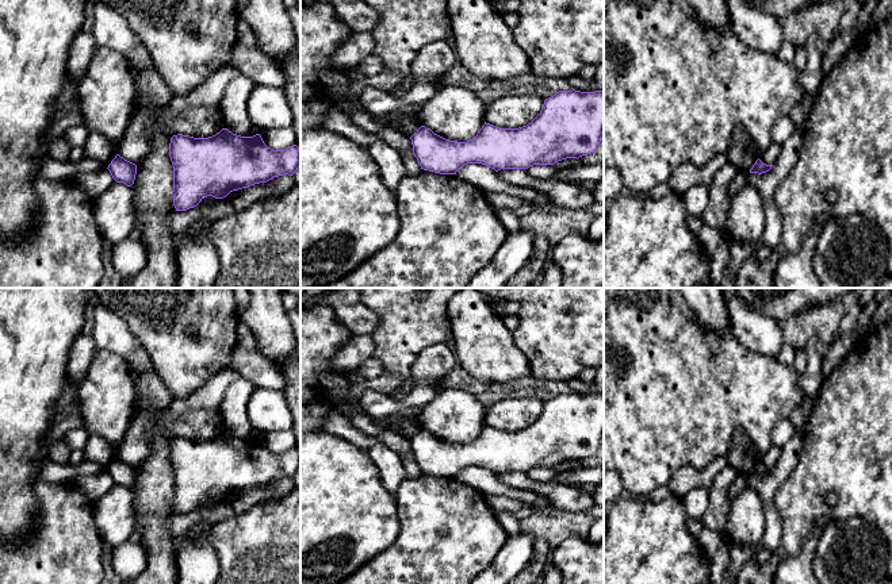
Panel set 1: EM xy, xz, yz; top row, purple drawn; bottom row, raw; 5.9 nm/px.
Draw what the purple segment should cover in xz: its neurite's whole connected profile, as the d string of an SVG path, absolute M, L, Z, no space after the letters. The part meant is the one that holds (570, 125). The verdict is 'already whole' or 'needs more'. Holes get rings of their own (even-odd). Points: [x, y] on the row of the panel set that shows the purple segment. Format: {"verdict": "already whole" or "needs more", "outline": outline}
{"verdict": "already whole", "outline": "M559 91L554 96L544 100L540 114L527 126L518 128L501 128L490 123L482 126L478 134L467 141L458 142L445 139L434 134L430 128L421 126L411 137L413 154L421 169L440 173L456 174L456 172L467 164L482 164L495 172L501 169L528 169L533 165L554 165L566 158L579 158L596 151L604 138L604 91L581 92L581 91Z"}

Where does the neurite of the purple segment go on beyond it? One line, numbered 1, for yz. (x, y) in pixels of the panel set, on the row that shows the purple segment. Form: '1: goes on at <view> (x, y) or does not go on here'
1: does not go on here

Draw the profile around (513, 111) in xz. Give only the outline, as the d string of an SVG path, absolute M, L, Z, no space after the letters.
M536 93L502 96L487 104L485 122L501 128L518 128L531 123L544 100Z

